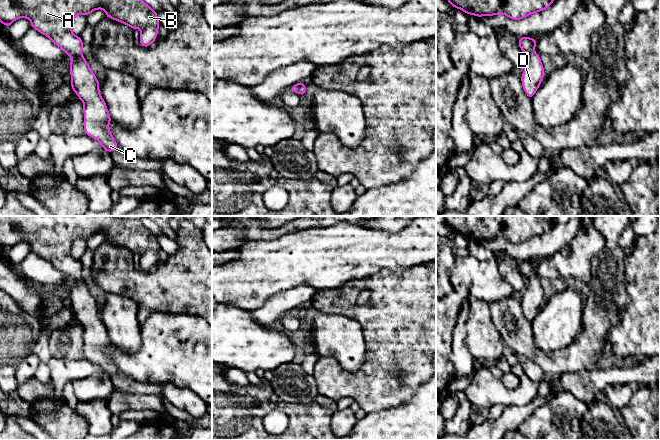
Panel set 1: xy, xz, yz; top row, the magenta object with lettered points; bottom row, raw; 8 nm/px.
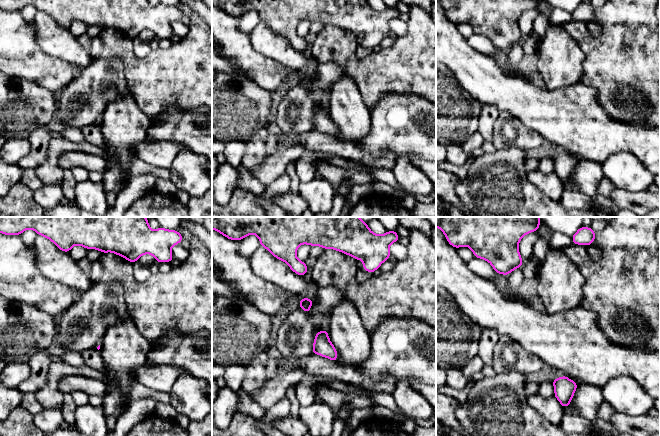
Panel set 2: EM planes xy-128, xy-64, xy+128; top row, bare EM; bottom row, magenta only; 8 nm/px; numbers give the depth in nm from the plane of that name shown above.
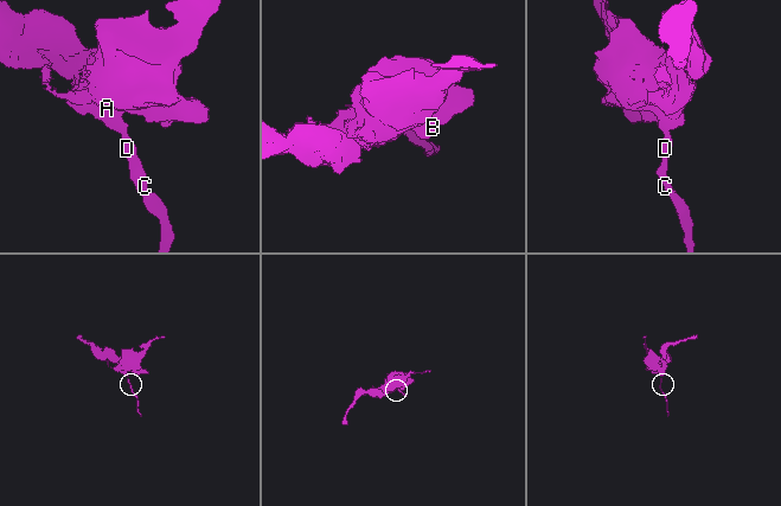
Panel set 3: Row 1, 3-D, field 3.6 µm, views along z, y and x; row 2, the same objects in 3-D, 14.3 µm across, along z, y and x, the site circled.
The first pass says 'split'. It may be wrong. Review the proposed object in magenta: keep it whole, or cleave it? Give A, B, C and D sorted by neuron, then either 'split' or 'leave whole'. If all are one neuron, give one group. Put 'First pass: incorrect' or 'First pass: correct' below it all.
A B C D; leave whole
First pass: incorrect

